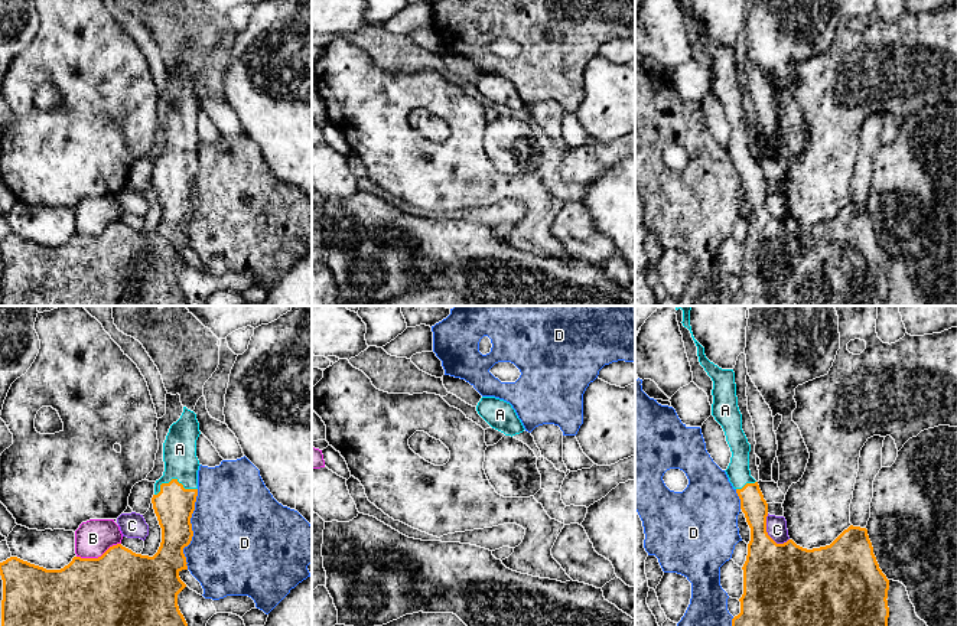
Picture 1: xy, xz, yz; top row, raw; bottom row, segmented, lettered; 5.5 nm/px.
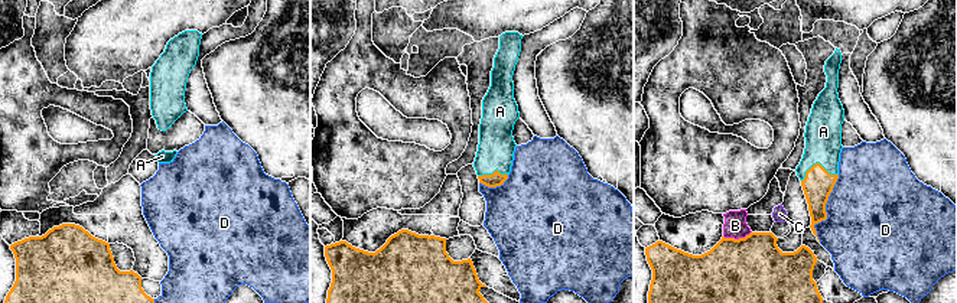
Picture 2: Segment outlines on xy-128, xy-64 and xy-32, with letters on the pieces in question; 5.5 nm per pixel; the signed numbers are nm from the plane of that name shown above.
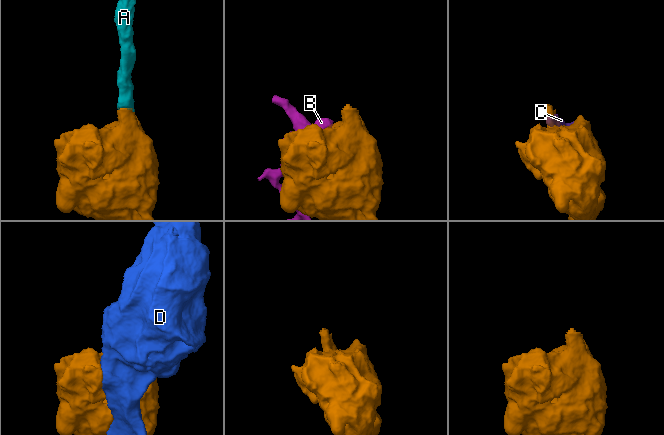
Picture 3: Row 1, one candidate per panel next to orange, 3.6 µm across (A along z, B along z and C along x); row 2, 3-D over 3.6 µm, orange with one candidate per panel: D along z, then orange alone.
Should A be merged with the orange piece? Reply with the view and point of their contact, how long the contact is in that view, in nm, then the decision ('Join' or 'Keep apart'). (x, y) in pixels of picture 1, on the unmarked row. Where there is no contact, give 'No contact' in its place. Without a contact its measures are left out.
Touches orange at xy (173, 156). Shared border 240 nm. Join

